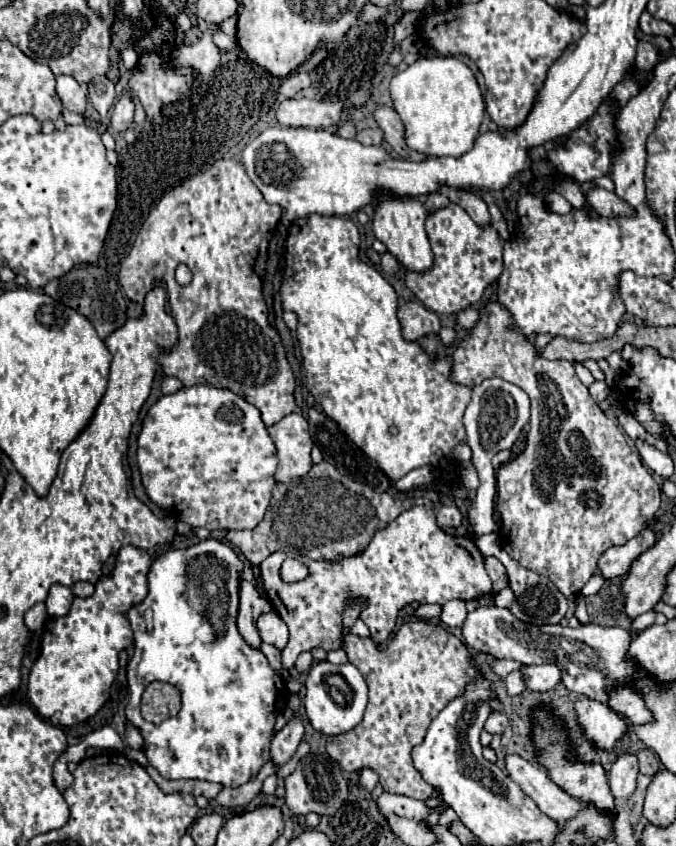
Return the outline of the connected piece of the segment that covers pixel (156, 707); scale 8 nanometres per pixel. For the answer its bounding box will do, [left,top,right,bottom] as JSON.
[140,683,180,723]

